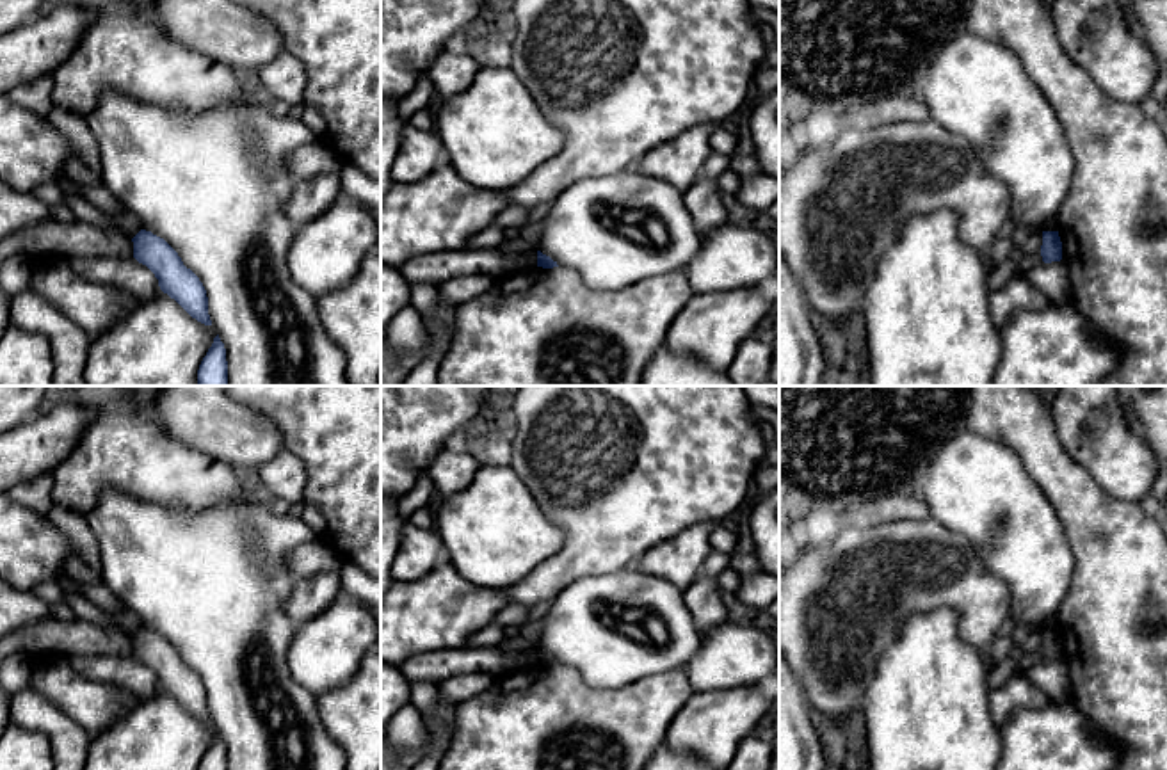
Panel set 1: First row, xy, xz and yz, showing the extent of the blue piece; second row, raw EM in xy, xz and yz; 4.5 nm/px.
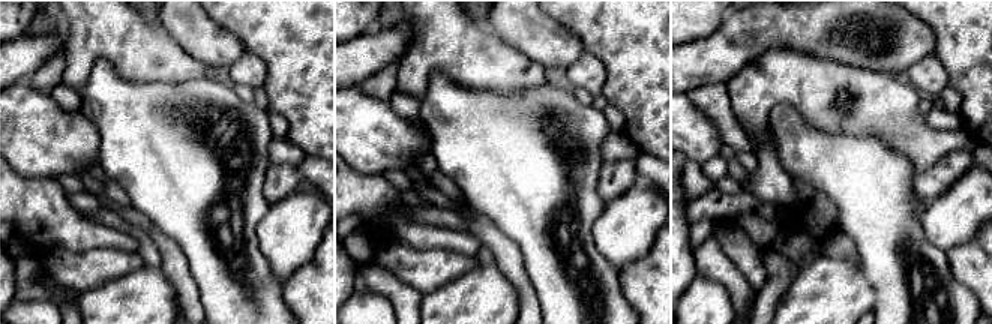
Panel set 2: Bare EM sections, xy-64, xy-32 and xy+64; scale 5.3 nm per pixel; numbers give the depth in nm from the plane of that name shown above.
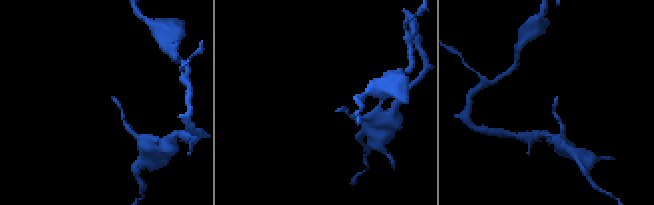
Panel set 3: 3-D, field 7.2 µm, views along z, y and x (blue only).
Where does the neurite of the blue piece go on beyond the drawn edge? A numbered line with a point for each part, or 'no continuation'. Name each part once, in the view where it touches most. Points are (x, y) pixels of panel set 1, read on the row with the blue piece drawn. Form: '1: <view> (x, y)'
no continuation

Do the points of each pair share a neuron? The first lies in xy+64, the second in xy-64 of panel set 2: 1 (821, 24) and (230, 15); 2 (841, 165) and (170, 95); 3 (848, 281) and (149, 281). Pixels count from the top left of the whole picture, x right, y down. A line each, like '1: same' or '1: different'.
1: different
2: same
3: same

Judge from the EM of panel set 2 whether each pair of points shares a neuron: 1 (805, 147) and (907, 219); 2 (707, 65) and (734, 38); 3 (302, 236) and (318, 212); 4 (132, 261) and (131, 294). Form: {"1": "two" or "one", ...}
{"1": "one", "2": "one", "3": "one", "4": "two"}

